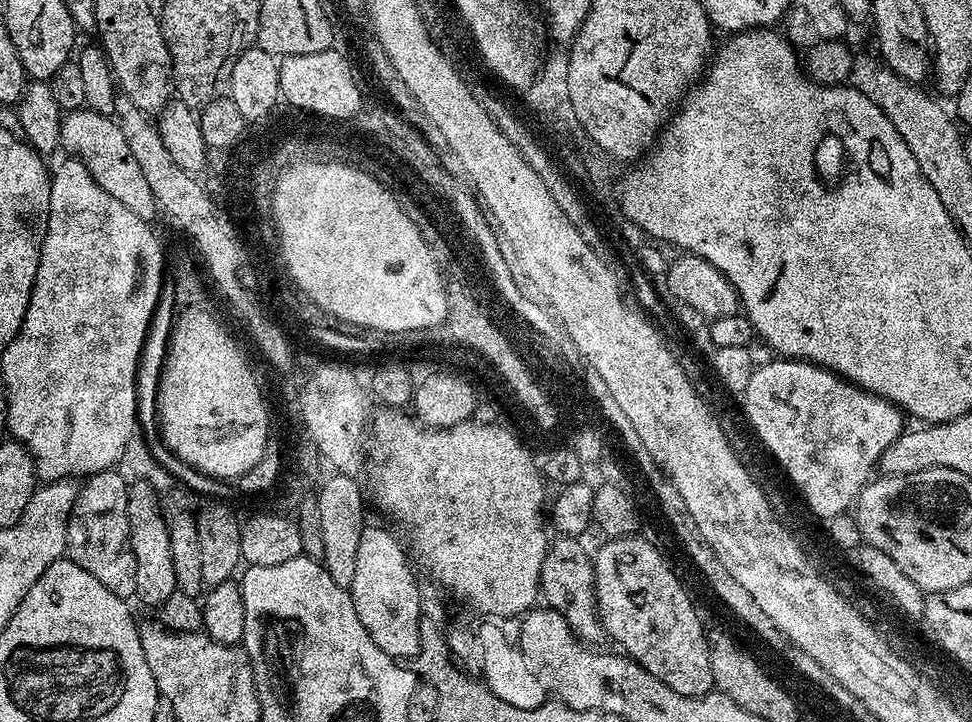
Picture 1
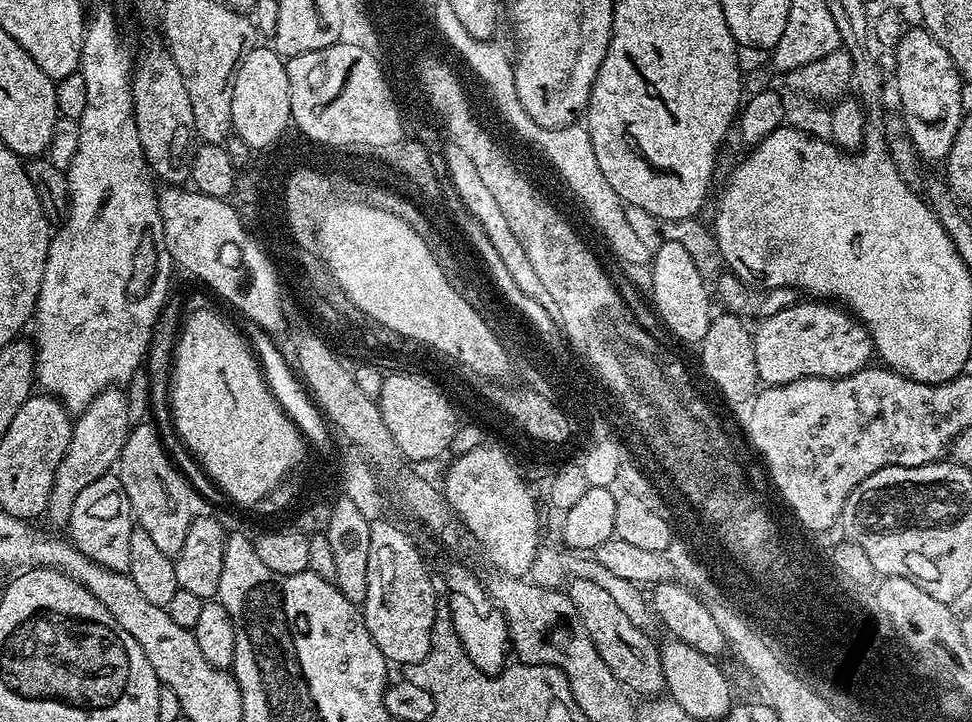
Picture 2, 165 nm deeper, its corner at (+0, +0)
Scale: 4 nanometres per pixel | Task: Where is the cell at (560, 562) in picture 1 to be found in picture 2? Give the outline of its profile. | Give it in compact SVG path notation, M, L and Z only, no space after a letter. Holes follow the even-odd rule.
M576 578L571 583L566 588L570 602L574 602L574 610L578 610L578 618L582 618L582 626L586 626L586 634L590 634L594 650L598 650L598 654L602 654L602 662L614 670L614 678L618 678L618 682L622 682L629 693L637 697L659 697L666 688L660 657L661 645L655 644L647 631L631 624L621 607L610 598L609 591L602 590L601 586L589 580Z

